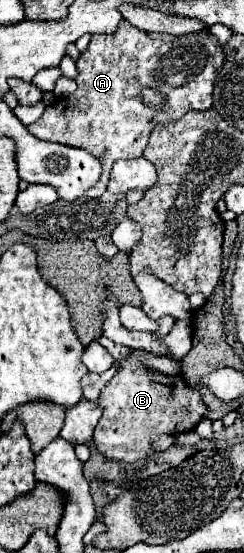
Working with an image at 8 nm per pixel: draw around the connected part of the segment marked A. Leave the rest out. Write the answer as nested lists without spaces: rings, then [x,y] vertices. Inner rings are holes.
[[[122,20],[114,34],[92,36],[86,52],[76,62],[76,92],[48,106],[40,120],[28,126],[28,132],[46,142],[54,142],[56,138],[56,142],[64,146],[84,146],[92,156],[102,158],[104,174],[98,184],[88,190],[88,198],[98,198],[106,192],[112,164],[120,158],[140,158],[158,122],[168,124],[180,120],[190,110],[212,108],[212,90],[222,64],[222,46],[208,30],[184,36],[150,34]],[[142,86],[162,90],[168,98],[166,108],[150,110],[150,106],[142,106]]]

